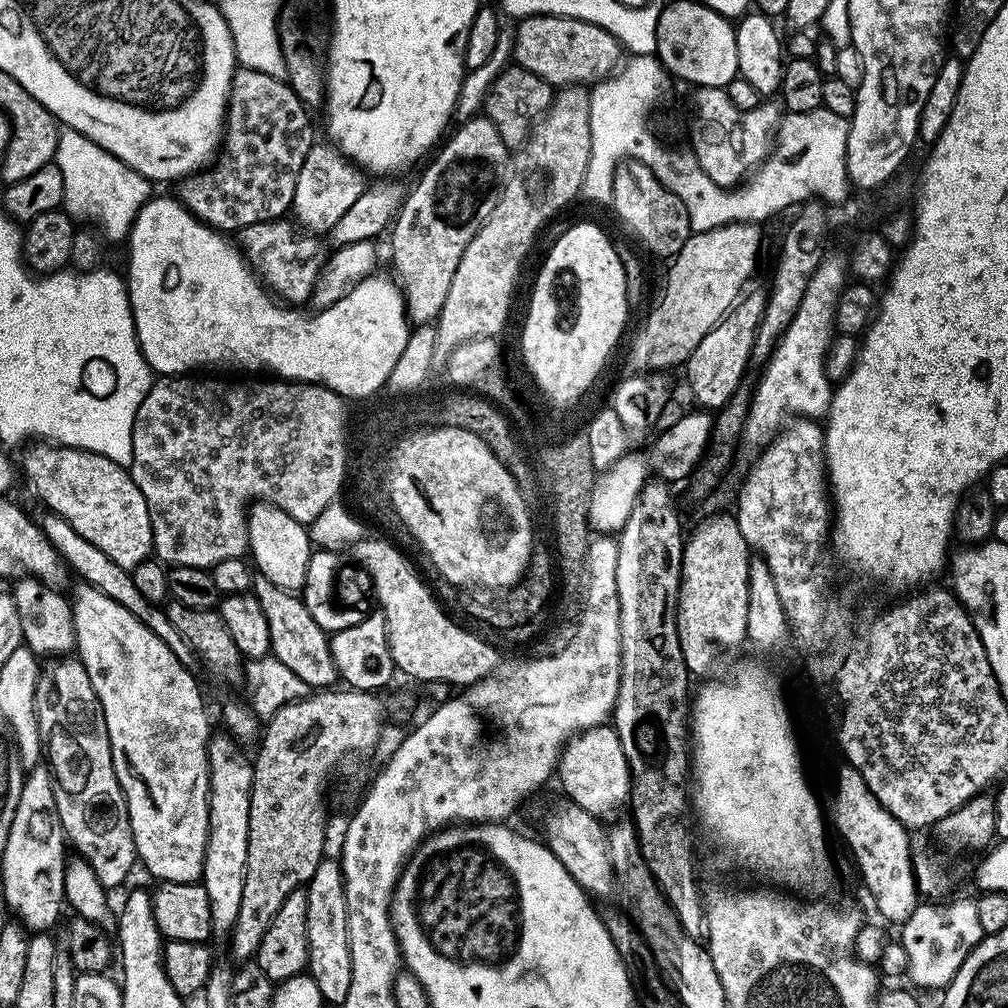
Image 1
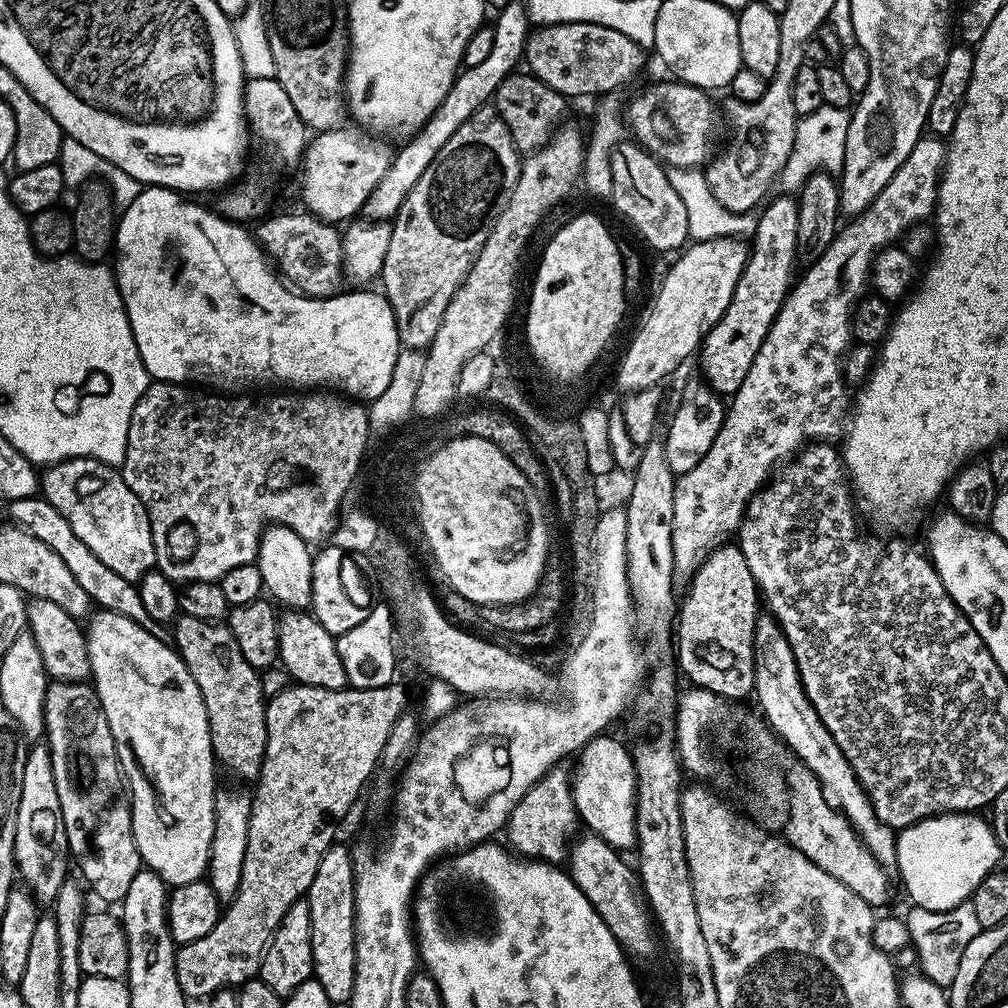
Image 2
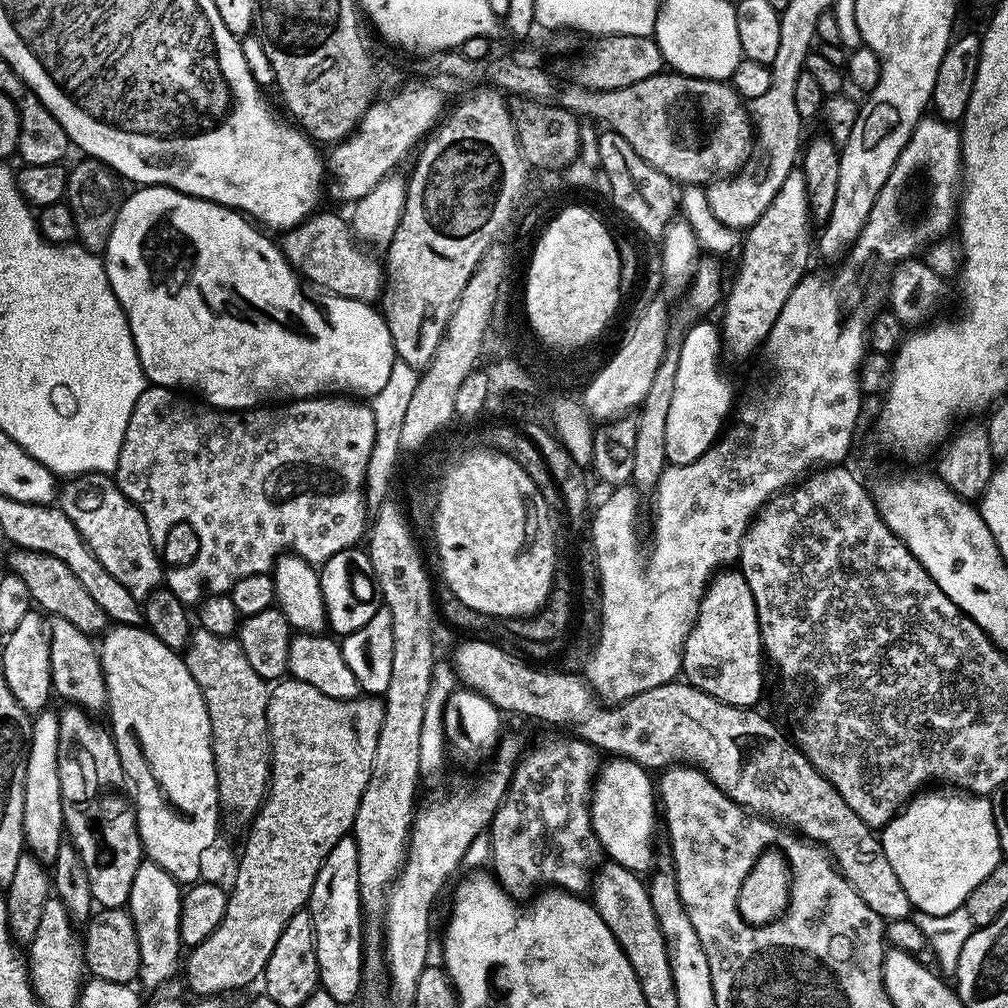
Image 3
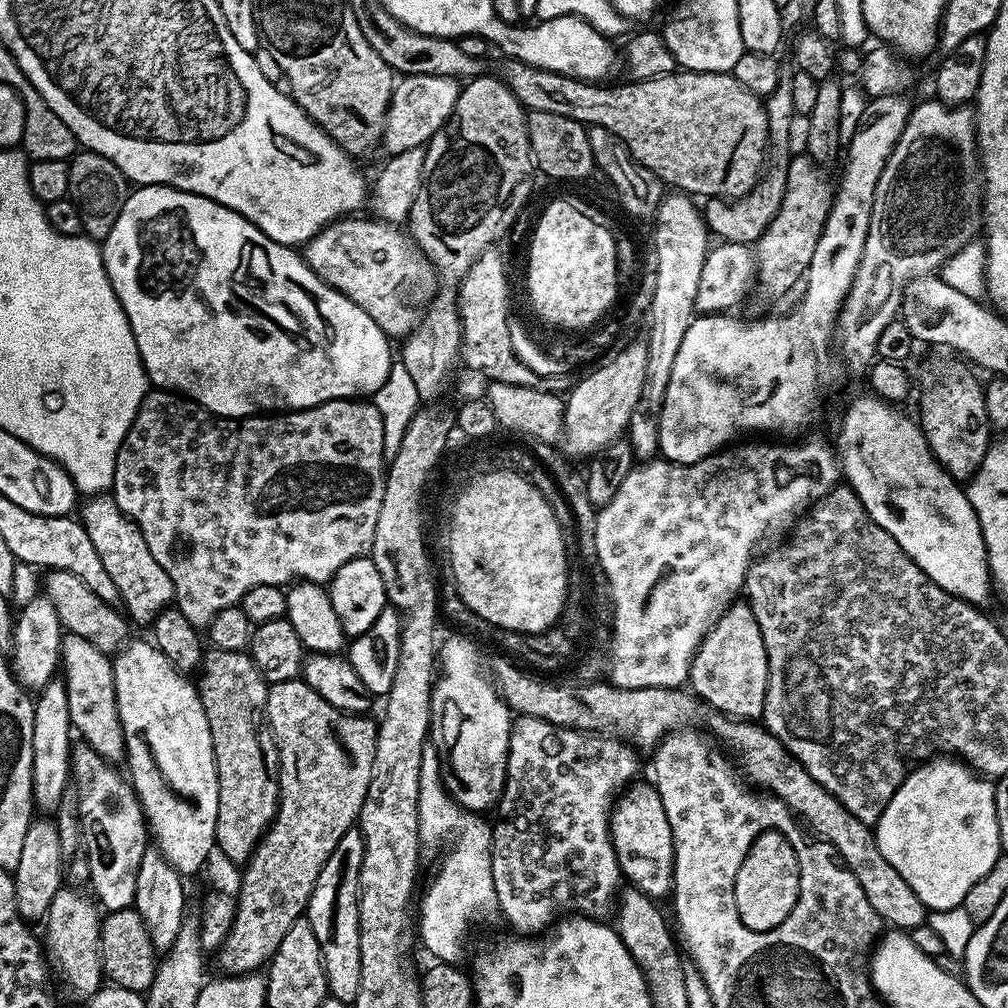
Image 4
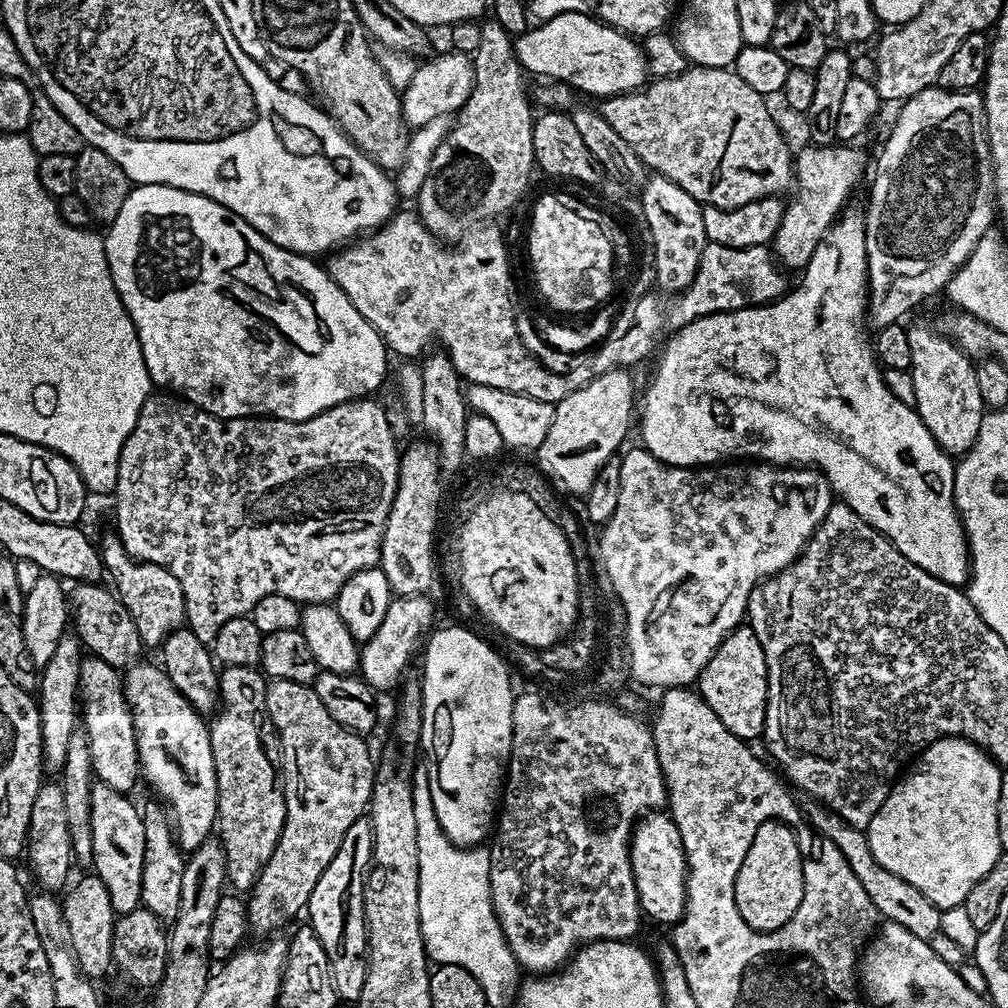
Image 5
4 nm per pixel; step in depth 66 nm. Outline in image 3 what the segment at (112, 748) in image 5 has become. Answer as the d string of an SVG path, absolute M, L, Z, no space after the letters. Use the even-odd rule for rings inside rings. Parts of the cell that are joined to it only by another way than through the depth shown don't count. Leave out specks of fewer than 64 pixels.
M53 616L47 621L46 627L53 693L57 697L60 695L69 705L82 708L89 714L96 714L99 708L101 711L108 703L108 691L97 641L82 630L78 630L74 622L66 622L66 618Z

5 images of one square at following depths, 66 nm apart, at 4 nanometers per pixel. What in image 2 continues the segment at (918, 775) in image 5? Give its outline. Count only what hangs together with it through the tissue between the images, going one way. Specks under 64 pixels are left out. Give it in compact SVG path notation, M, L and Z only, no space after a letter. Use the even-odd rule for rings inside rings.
M945 812L939 816L928 816L924 820L914 822L908 828L896 832L896 864L895 871L900 871L900 880L908 891L911 903L918 908L945 912L954 910L954 906L965 903L972 891L979 886L982 878L986 878L997 867L1002 855L1000 843L996 841L996 833L991 823L980 814L971 812Z

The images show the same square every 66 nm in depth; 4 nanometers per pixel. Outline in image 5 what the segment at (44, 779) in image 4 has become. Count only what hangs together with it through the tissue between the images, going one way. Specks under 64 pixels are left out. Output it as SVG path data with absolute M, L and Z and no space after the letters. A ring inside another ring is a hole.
M65 634L54 649L50 662L38 676L38 703L42 728L44 768L59 773L66 762L66 750L70 750L70 738L78 731L78 695L80 689L80 662L82 645L75 634Z

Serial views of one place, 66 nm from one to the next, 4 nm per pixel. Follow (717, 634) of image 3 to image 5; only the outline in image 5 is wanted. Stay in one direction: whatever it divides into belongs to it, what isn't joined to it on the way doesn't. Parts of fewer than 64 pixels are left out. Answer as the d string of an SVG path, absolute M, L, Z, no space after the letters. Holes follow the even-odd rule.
M751 626L734 629L722 641L710 662L706 662L700 672L698 691L710 710L718 714L722 726L730 730L730 734L745 742L759 741L763 737L768 701L768 671L762 642L758 642L758 634L754 634Z

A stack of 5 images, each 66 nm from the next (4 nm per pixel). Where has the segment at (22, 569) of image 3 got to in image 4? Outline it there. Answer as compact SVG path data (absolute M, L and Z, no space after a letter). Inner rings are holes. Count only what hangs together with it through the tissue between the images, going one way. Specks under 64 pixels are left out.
M45 571L42 576L42 592L54 606L54 610L60 619L60 627L64 632L78 634L78 638L86 638L86 642L98 646L98 650L109 654L115 653L124 647L129 639L129 621L125 613L117 605L102 602L82 578L78 578L69 572Z

